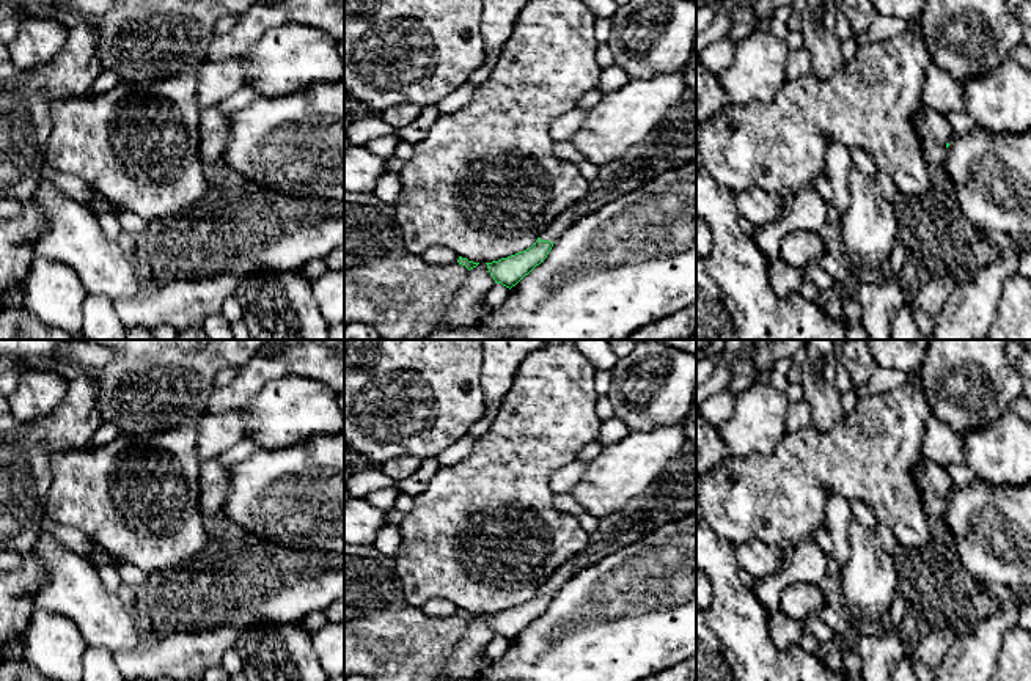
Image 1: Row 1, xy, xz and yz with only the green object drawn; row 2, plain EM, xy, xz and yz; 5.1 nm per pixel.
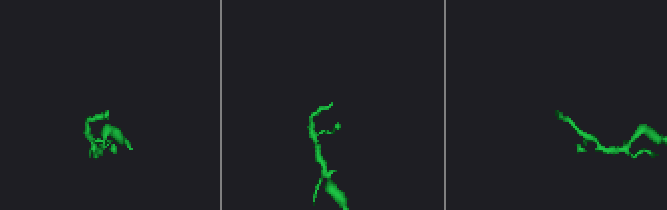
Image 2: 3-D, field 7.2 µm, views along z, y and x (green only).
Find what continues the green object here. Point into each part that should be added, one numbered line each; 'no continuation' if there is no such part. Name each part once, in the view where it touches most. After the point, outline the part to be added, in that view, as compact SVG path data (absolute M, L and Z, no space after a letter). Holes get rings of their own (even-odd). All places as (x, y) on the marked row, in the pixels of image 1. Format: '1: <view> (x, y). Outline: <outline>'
1: xz (566, 219). Outline: M574 206L569 209L563 211L547 228L547 231L541 236L541 241L550 241L556 242L558 237L569 230L580 217L574 211Z

